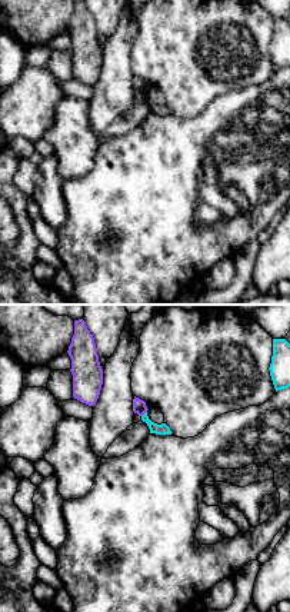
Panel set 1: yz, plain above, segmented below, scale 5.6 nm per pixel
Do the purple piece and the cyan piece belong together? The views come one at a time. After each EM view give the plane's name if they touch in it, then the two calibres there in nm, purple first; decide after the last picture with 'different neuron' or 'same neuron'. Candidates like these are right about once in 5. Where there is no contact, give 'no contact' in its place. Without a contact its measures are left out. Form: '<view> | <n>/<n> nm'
yz | 80/60 nm

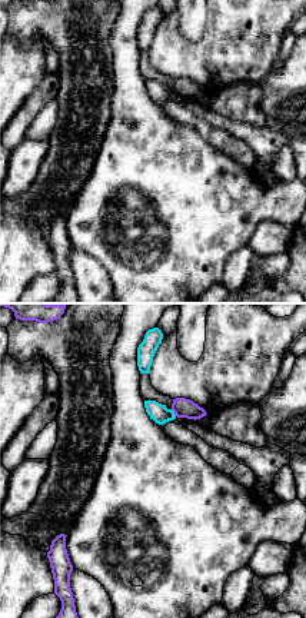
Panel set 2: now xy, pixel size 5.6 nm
xy | 110/100 nm

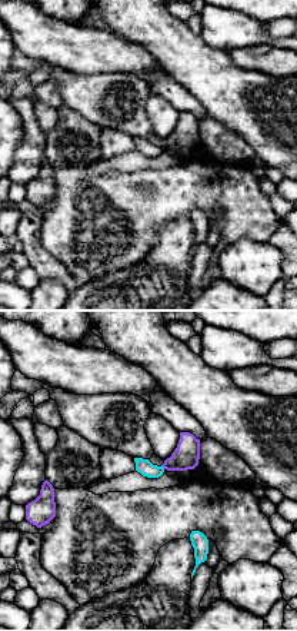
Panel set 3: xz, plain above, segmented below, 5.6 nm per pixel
xz | 150/90 nm

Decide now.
different neuron

